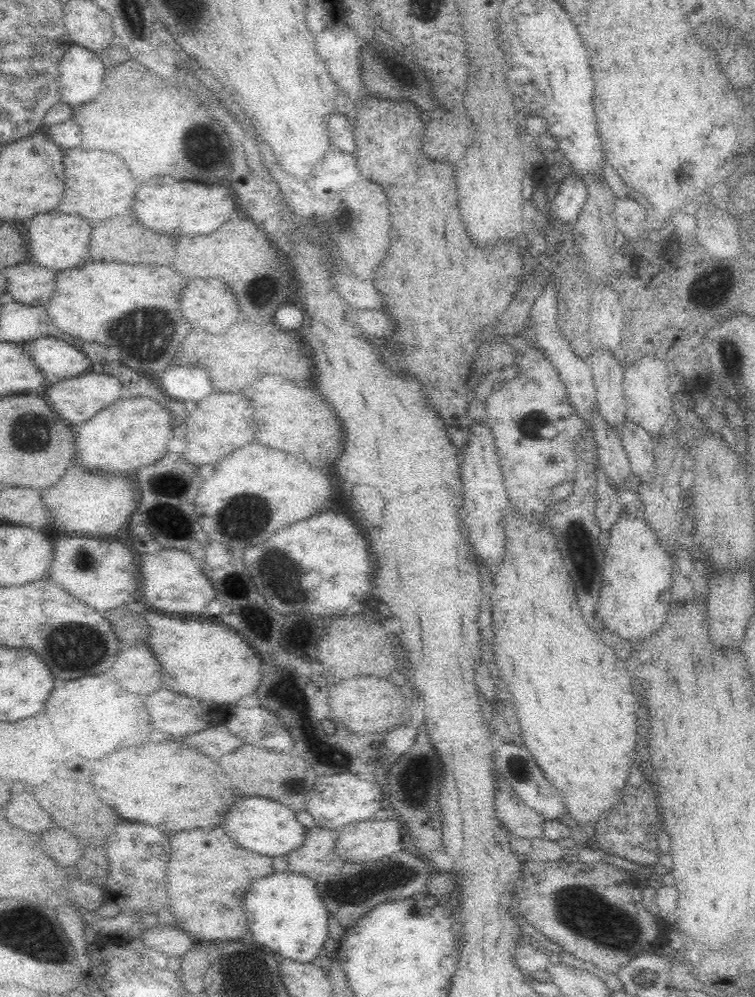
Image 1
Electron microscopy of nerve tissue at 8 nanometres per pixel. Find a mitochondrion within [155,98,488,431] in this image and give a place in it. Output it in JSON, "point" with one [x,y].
{"point":[201,149]}

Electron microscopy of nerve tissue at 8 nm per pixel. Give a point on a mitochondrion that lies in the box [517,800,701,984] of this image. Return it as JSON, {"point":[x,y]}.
{"point":[614,932]}

